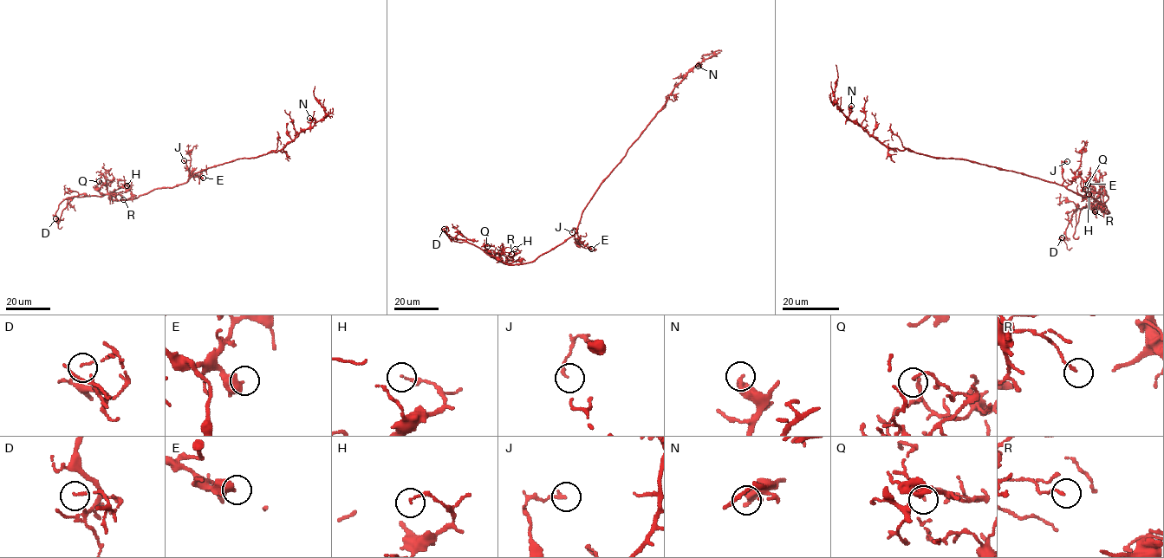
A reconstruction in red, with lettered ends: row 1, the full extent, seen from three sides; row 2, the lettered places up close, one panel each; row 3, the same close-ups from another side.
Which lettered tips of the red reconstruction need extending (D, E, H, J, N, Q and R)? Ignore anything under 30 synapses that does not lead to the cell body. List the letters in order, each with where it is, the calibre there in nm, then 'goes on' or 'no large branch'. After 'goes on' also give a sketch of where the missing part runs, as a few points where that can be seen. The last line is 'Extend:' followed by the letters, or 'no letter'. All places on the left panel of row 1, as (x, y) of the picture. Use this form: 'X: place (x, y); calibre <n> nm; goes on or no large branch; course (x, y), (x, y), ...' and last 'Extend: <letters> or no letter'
D: place (55, 218); calibre 100 nm; no large branch
E: place (203, 178); calibre 600 nm; no large branch
H: place (126, 185); calibre 90 nm; no large branch
J: place (184, 160); calibre 140 nm; no large branch
N: place (309, 118); calibre 280 nm; no large branch
Q: place (99, 181); calibre 100 nm; no large branch
R: place (123, 199); calibre 120 nm; no large branch
Extend: no letter

